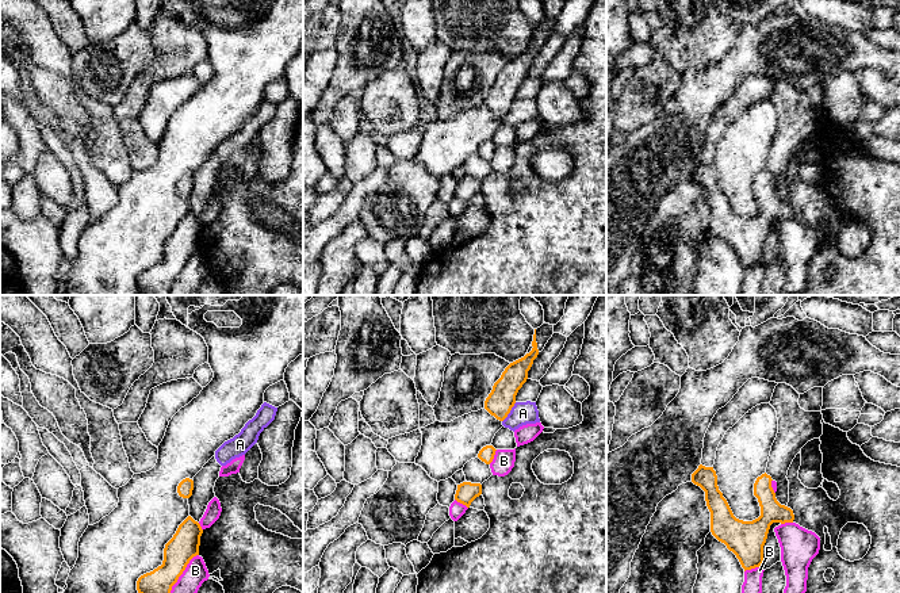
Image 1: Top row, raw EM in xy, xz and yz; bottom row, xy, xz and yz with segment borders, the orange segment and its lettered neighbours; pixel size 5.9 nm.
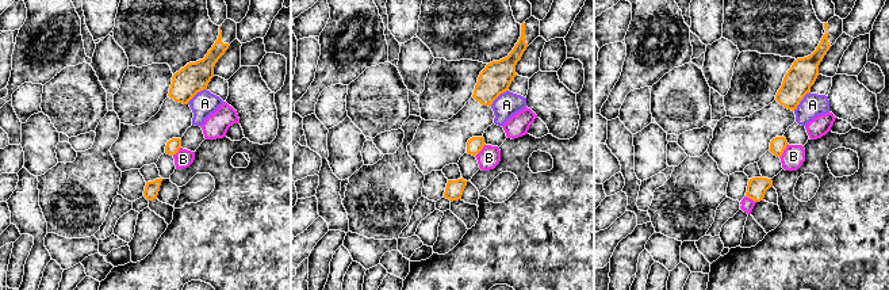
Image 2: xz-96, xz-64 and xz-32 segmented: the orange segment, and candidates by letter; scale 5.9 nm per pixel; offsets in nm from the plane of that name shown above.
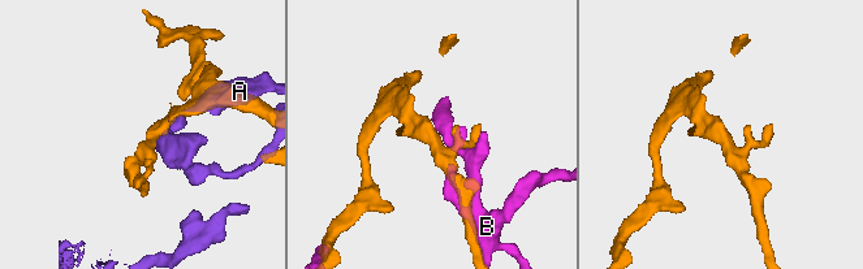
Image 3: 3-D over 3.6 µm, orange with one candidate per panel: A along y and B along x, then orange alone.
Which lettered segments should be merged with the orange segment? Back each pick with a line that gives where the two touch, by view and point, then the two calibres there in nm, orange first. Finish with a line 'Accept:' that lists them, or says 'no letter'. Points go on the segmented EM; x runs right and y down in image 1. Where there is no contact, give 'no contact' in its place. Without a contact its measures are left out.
Accept: no letter

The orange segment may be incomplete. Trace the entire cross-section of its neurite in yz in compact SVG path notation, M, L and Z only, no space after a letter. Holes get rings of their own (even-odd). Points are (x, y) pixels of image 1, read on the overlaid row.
M700 464L692 474L692 482L705 491L712 535L736 555L744 571L762 566L763 546L770 525L773 523L793 523L794 520L793 510L777 501L771 481L766 473L757 478L754 496L759 502L761 516L752 521L743 521L734 516L719 490L713 467Z

